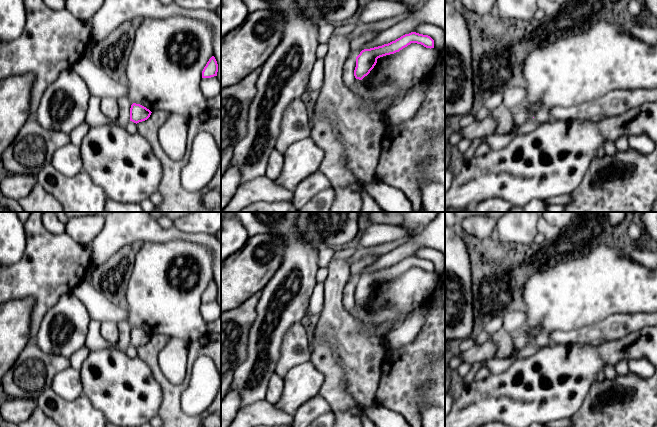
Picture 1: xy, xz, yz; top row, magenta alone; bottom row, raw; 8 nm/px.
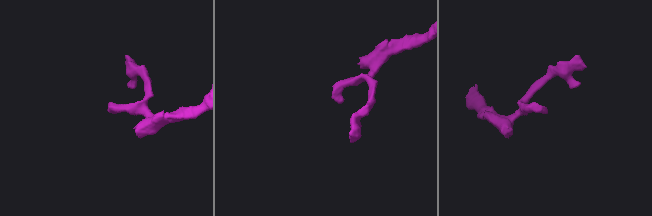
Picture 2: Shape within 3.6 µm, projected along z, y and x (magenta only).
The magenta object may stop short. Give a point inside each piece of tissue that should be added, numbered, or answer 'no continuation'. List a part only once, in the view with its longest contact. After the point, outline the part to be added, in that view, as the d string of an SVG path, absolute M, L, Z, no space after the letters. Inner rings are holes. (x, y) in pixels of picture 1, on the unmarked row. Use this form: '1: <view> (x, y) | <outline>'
no continuation

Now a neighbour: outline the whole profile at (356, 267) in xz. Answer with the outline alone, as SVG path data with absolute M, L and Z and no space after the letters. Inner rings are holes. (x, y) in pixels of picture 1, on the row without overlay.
M367 255L362 257L350 265L350 274L354 275L360 273L365 267L374 263L378 258L379 256L376 255Z

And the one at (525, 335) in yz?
M528 324L522 325L512 334L513 353L509 357L517 355L526 346L533 344L535 338L542 332L540 327L531 327Z

